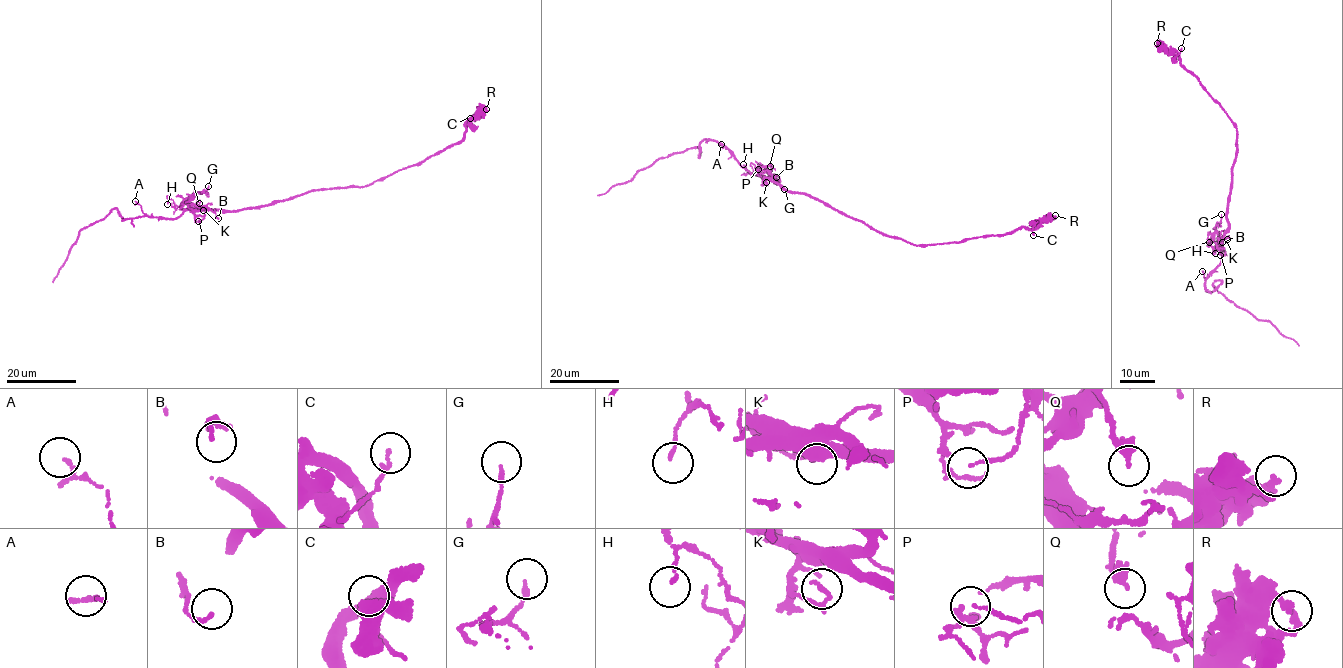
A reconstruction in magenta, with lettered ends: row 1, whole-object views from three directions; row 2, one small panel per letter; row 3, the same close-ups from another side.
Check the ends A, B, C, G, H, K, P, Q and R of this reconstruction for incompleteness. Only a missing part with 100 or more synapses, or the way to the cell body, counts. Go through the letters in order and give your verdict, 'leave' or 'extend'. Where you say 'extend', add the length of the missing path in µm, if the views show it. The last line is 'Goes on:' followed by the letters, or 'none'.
A: leave
B: leave
C: leave
G: leave
H: leave
K: leave
P: leave
Q: leave
R: leave
Goes on: none

